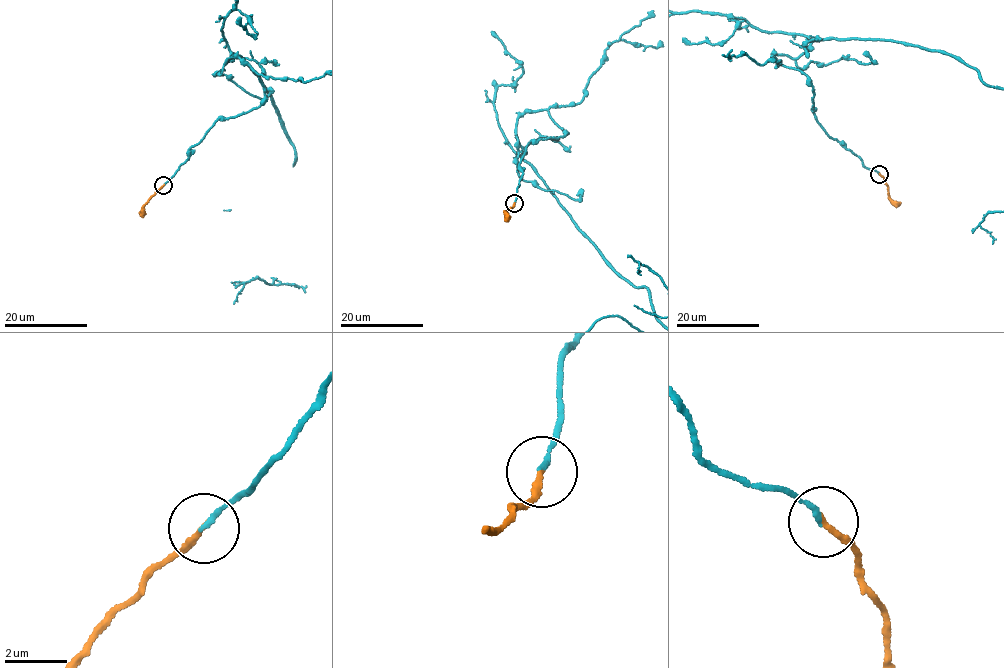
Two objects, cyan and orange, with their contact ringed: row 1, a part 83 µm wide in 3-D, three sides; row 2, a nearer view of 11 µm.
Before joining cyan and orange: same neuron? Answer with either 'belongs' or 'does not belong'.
belongs

